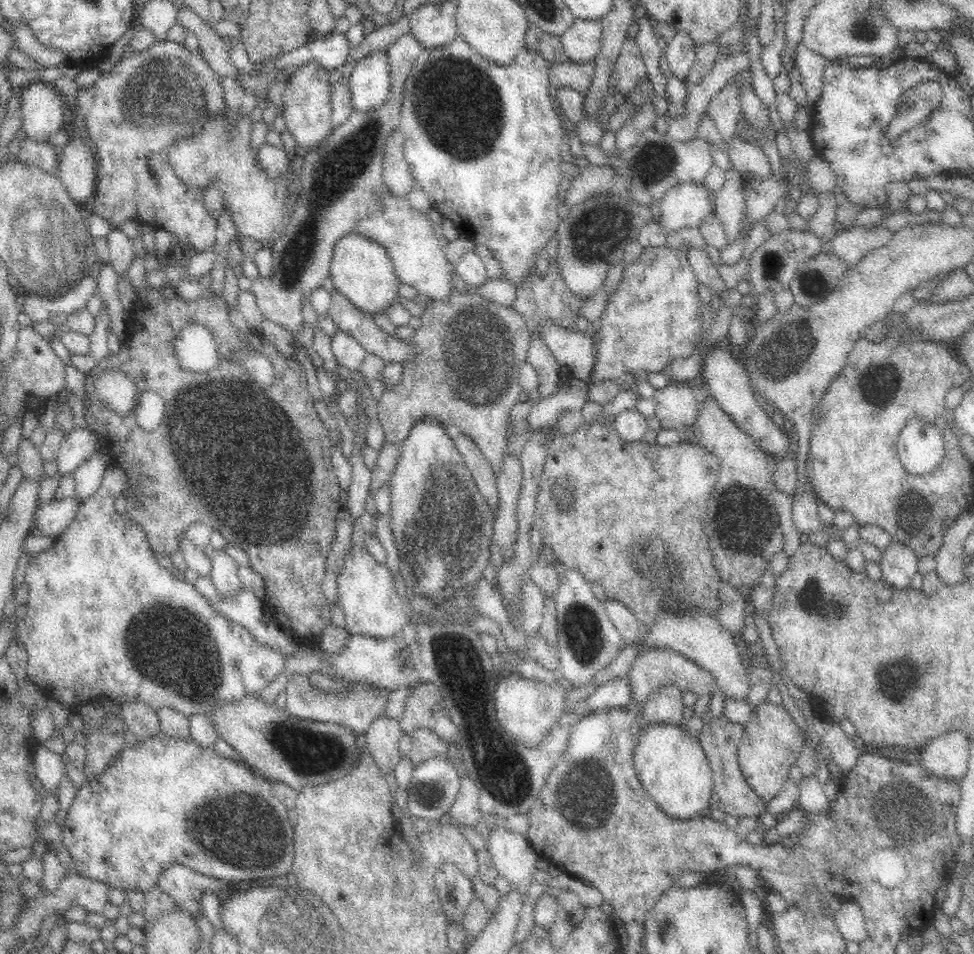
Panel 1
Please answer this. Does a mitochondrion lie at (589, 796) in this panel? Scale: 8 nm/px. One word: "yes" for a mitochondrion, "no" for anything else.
yes

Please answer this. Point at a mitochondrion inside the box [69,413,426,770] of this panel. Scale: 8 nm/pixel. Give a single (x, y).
(177, 644)

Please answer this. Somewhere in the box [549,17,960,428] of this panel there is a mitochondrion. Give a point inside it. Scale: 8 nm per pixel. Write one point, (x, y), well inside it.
(774, 367)

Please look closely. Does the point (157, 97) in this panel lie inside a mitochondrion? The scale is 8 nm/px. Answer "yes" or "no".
yes

